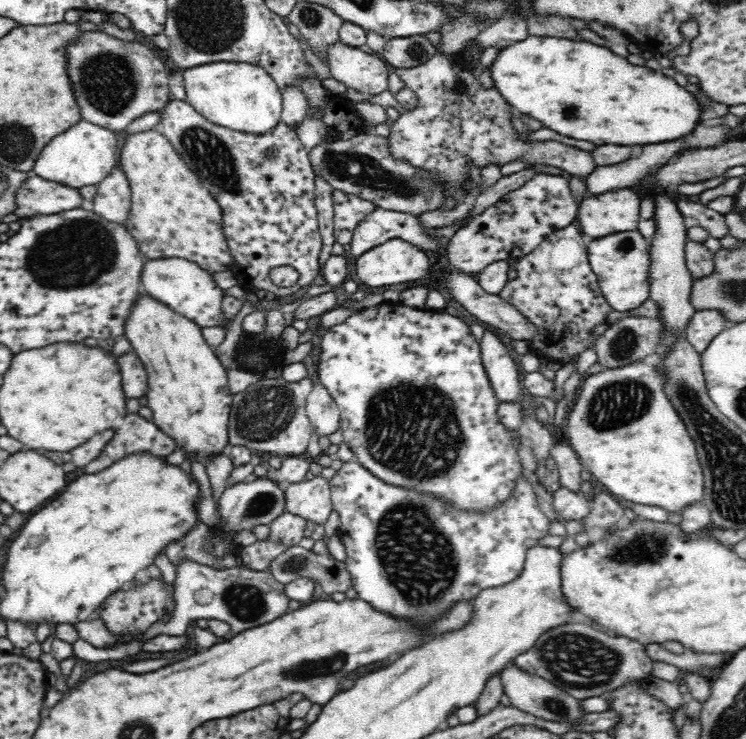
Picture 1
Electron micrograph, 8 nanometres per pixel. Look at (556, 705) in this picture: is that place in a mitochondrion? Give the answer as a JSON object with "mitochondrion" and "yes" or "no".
{"mitochondrion":"yes"}

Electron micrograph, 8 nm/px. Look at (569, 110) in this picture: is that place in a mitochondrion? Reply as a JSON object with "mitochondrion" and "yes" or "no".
{"mitochondrion":"yes"}

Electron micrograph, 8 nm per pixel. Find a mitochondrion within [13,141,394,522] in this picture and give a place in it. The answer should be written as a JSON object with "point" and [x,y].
{"point":[80,251]}

